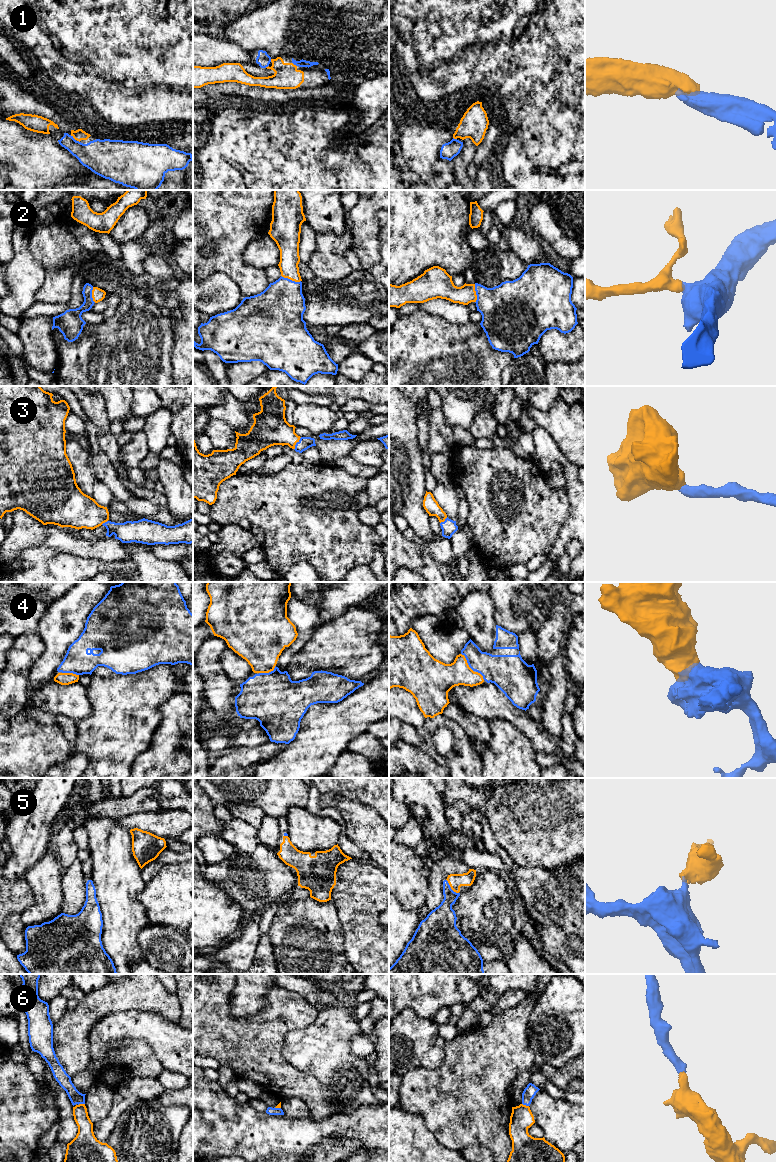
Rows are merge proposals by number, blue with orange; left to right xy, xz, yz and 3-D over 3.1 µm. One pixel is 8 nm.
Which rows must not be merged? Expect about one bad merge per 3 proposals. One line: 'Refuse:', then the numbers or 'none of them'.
Refuse: none of them

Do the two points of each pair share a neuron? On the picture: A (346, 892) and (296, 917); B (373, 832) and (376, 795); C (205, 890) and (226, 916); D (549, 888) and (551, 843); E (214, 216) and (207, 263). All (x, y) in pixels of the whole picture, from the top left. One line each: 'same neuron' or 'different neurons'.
A: different neurons
B: different neurons
C: same neuron
D: different neurons
E: same neuron

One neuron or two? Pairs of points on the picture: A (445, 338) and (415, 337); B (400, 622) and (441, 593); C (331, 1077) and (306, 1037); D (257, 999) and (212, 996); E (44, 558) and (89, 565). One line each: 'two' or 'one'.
A: one
B: one
C: one
D: two
E: one

